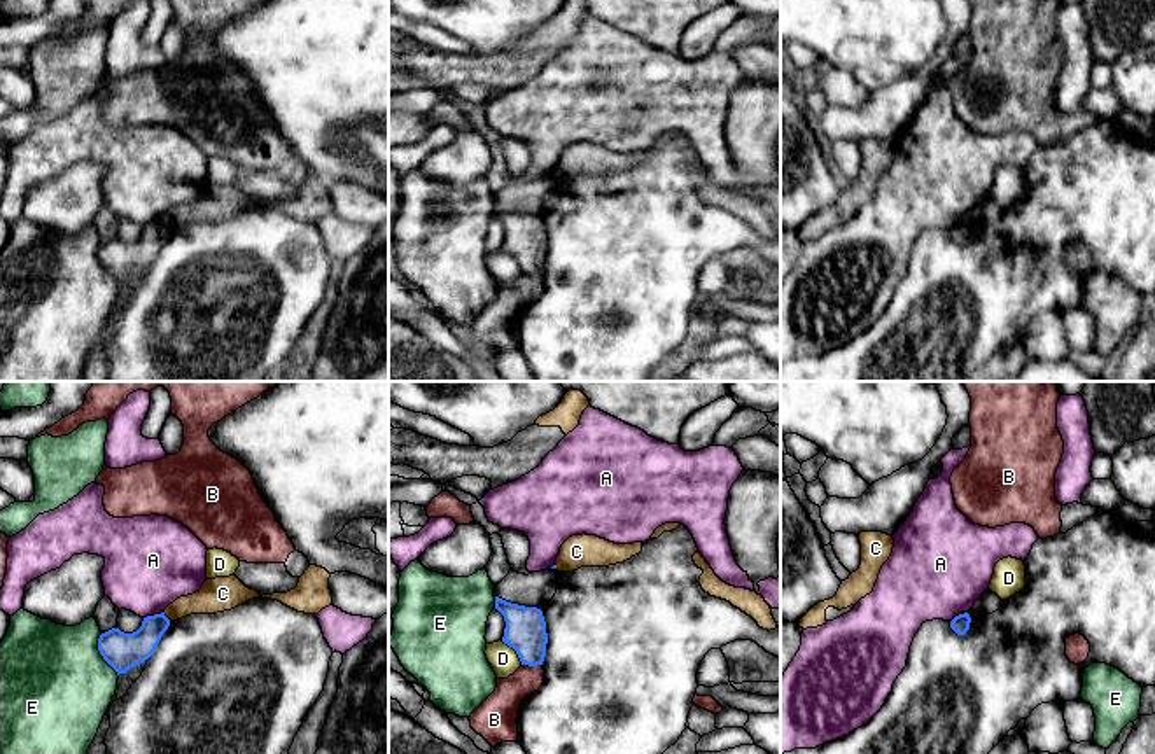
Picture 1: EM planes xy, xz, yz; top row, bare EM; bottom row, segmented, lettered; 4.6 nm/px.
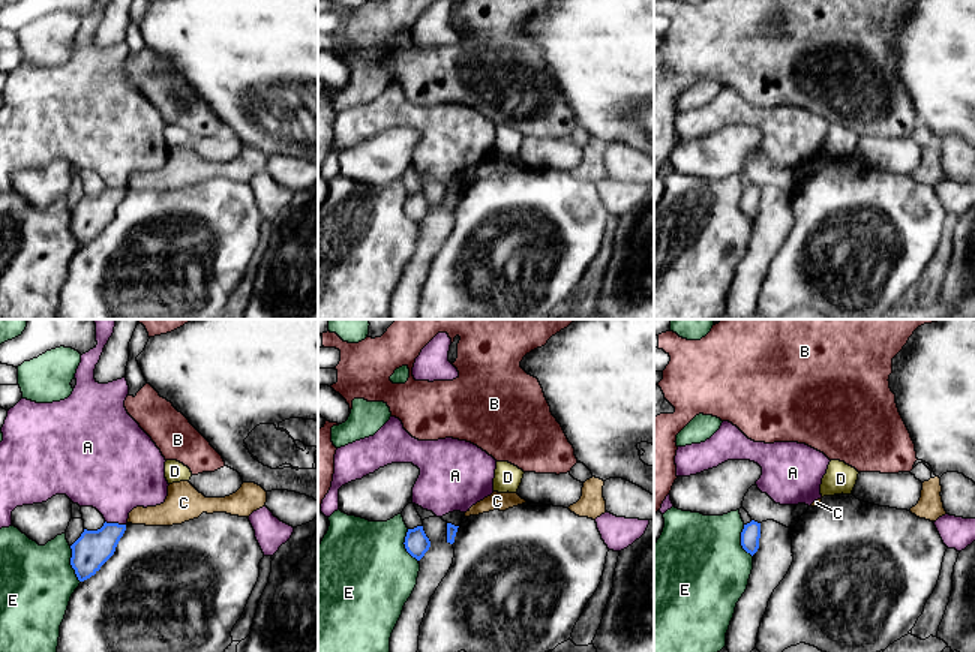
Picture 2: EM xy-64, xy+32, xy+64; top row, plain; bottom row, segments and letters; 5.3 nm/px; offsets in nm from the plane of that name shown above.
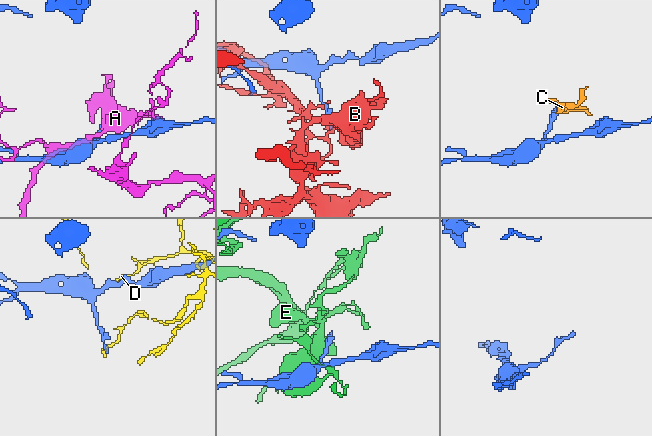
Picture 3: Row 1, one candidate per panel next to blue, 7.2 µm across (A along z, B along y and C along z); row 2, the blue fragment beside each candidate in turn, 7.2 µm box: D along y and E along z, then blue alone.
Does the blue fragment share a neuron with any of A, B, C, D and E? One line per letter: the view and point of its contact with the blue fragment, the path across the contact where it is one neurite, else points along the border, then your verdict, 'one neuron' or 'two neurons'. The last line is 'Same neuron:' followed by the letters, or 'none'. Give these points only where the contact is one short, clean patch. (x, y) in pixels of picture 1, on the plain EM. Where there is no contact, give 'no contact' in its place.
A: xy (153, 224) | two neurons
B: xz (532, 273) | two neurons
C: xy (165, 224) | along xy (163, 221), (170, 228) | two neurons
D: xz (515, 258) | two neurons
E: xy (100, 261) | two neurons
Same neuron: none

